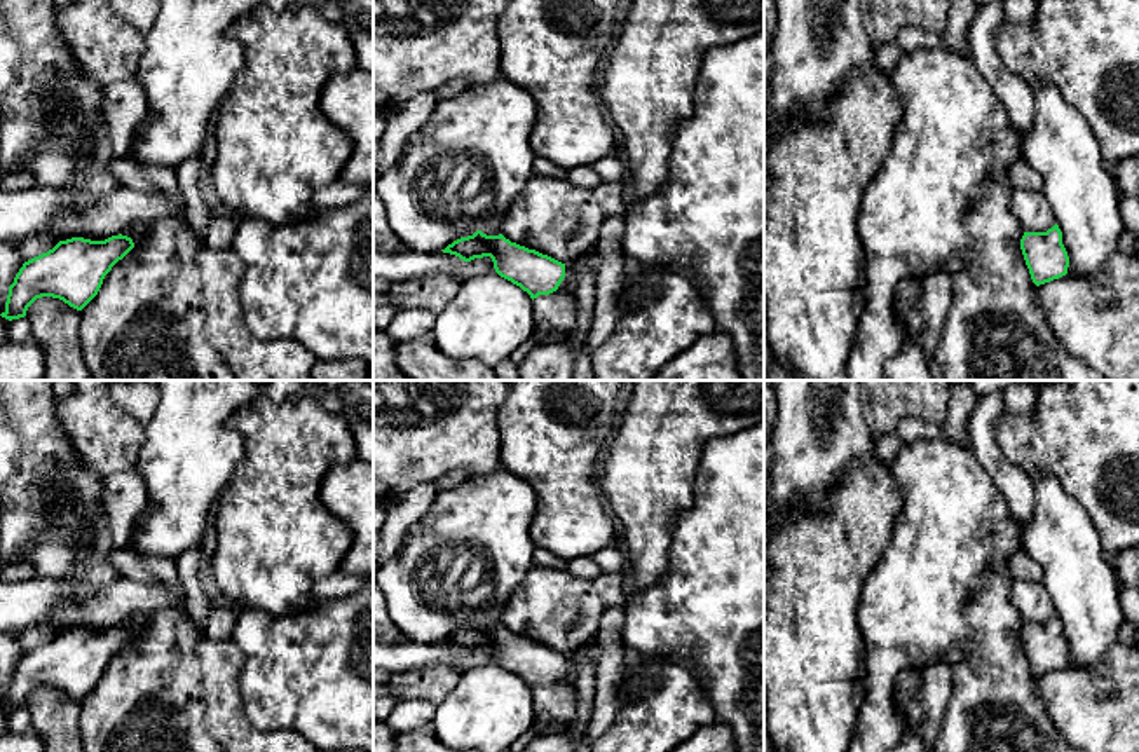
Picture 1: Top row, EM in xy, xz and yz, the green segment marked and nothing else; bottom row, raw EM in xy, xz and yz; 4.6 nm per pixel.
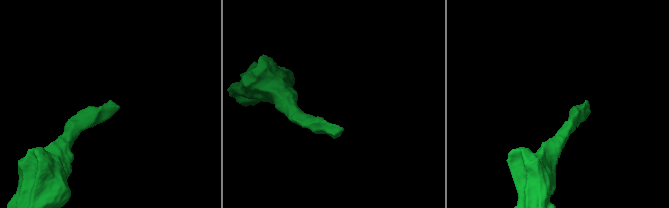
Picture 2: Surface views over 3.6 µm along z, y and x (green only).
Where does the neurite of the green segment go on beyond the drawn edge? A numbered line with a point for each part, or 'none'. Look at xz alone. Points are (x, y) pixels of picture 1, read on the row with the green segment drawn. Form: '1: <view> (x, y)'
1: xz (559, 309)

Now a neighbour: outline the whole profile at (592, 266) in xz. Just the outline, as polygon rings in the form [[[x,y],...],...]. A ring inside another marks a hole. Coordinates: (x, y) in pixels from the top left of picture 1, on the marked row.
[[[593,248],[588,255],[586,255],[586,262],[584,263],[579,263],[579,262],[569,262],[565,265],[565,283],[576,290],[576,284],[579,281],[579,277],[583,274],[591,274],[595,279],[597,279],[597,274],[600,270],[600,256],[597,255],[597,248]]]

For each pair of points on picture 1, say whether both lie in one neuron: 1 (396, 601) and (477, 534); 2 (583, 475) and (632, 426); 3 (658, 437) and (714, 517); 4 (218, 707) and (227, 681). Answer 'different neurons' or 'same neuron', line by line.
1: same neuron
2: different neurons
3: different neurons
4: same neuron

